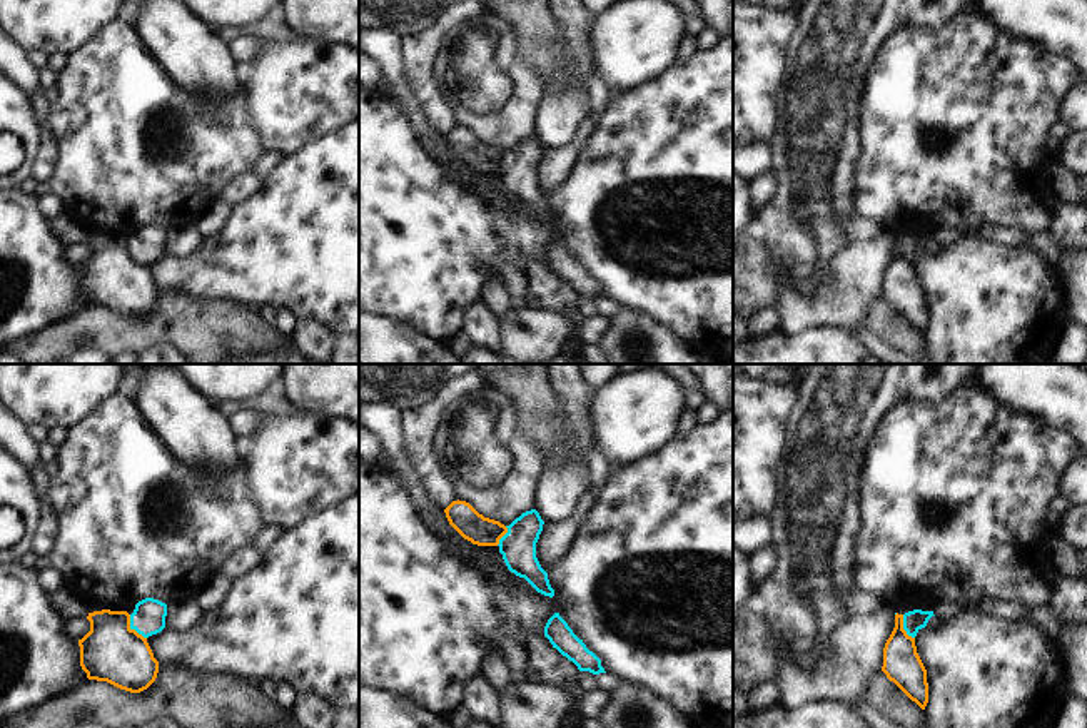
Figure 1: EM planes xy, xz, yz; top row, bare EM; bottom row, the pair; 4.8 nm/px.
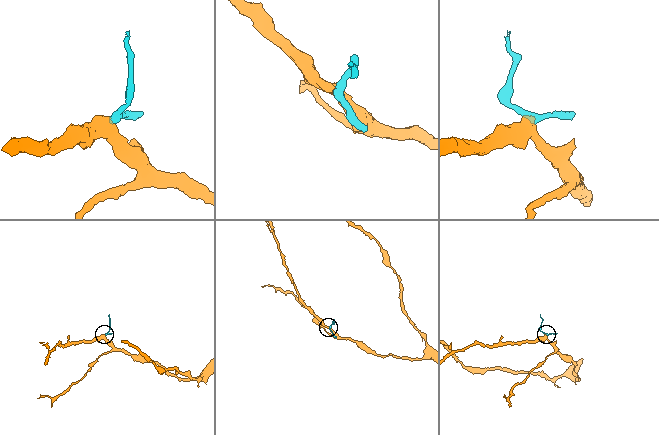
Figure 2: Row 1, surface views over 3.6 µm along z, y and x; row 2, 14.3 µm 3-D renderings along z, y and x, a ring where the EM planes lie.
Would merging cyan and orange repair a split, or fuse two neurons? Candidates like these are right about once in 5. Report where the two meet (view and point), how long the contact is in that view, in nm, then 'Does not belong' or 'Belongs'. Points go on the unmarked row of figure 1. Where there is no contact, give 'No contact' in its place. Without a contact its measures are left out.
Touches cyan at xy (132, 254). Shared border 150 nm. Does not belong.

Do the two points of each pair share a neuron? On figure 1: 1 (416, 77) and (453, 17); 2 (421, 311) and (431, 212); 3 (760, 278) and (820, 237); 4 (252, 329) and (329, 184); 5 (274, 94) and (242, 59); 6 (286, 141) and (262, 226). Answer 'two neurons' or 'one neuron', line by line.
1: one neuron
2: one neuron
3: two neurons
4: two neurons
5: two neurons
6: two neurons

